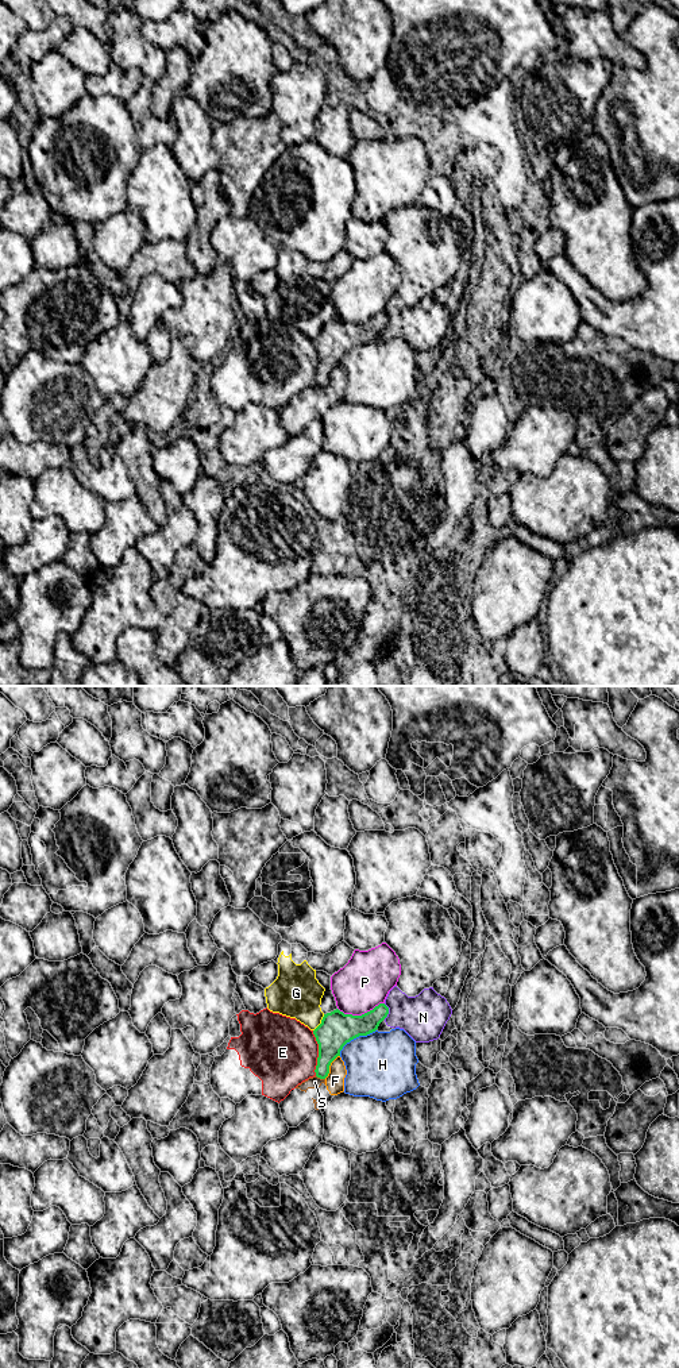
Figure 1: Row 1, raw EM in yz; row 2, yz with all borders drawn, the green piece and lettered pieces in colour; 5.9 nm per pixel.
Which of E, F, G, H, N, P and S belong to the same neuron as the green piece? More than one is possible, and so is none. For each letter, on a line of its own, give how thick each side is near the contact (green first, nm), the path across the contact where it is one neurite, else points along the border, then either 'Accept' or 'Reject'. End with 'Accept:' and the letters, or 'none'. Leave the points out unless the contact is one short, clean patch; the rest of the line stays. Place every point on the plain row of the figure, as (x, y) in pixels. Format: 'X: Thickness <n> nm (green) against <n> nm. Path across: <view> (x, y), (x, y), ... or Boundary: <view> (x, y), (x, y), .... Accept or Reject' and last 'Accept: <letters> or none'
E: Thickness 200 nm (green) against 420 nm. Reject
F: Thickness 200 nm (green) against 110 nm. Reject
G: Thickness 200 nm (green) against 300 nm. Reject
H: Thickness 200 nm (green) against 400 nm. Reject
N: Thickness 150 nm (green) against 280 nm. Reject
P: Thickness 200 nm (green) against 300 nm. Reject
S: Thickness 180 nm (green) against 70 nm. Reject
Accept: none

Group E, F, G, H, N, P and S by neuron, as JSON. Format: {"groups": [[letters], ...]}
{"groups": [["E"], ["F", "S"], ["G"], ["H"], ["N"], ["P"]]}

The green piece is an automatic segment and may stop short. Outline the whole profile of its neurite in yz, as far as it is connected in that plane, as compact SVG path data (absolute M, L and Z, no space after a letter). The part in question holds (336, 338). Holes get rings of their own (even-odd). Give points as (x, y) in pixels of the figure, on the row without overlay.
M385 312L362 324L344 323L339 317L324 323L321 332L313 339L319 352L316 385L325 388L331 371L340 365L343 355L359 344L375 340L387 323L389 316Z

